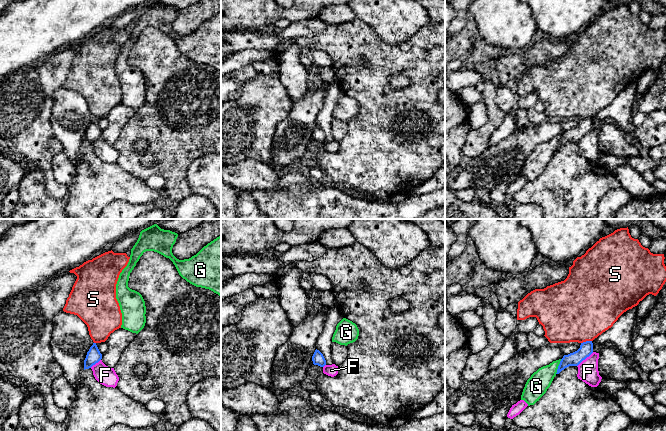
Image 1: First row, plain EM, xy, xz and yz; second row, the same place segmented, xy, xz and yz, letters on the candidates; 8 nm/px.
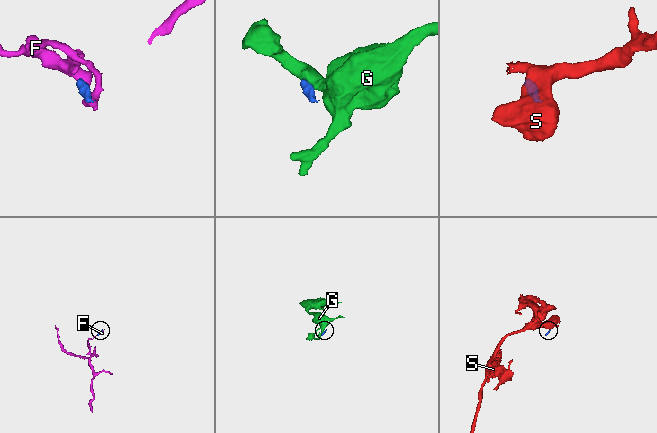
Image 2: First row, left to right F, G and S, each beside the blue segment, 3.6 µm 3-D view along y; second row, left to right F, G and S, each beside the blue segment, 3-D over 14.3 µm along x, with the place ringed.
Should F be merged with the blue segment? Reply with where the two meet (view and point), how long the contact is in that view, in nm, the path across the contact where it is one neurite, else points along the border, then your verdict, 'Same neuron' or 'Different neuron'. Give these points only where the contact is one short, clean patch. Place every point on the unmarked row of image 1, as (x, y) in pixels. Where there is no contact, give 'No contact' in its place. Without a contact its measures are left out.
Touches blue at yz (585, 134). Shared border 180 nm. Boundary: yz (593, 128), (577, 142). Different neuron

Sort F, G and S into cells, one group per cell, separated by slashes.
F / G / S

